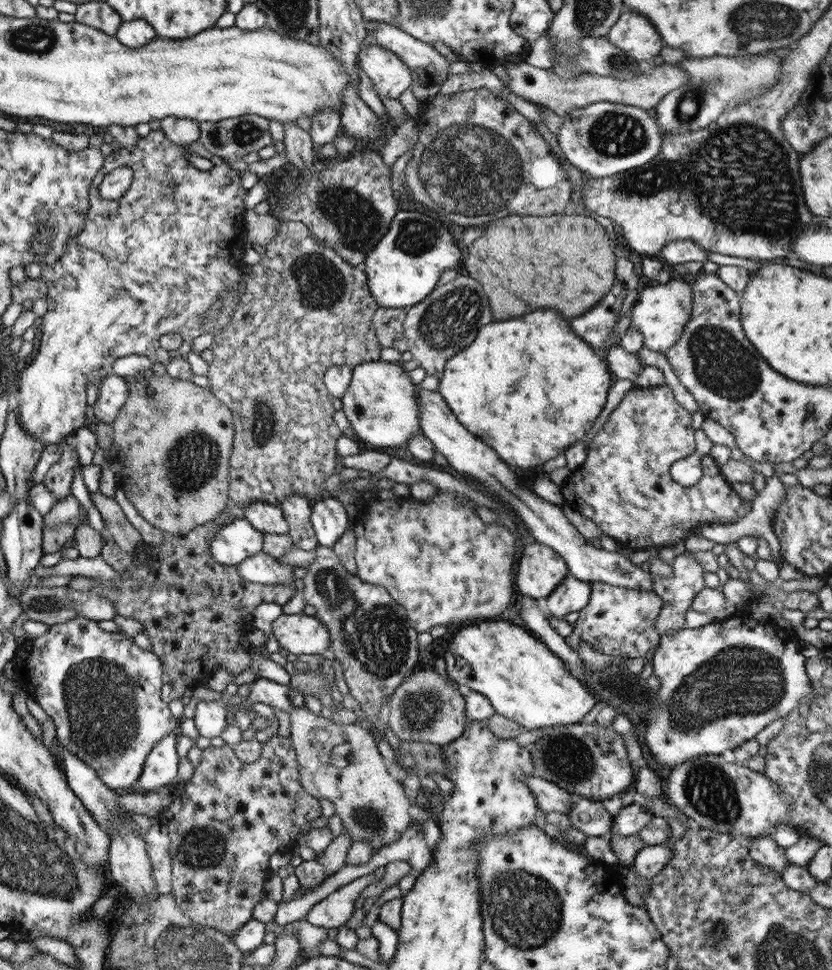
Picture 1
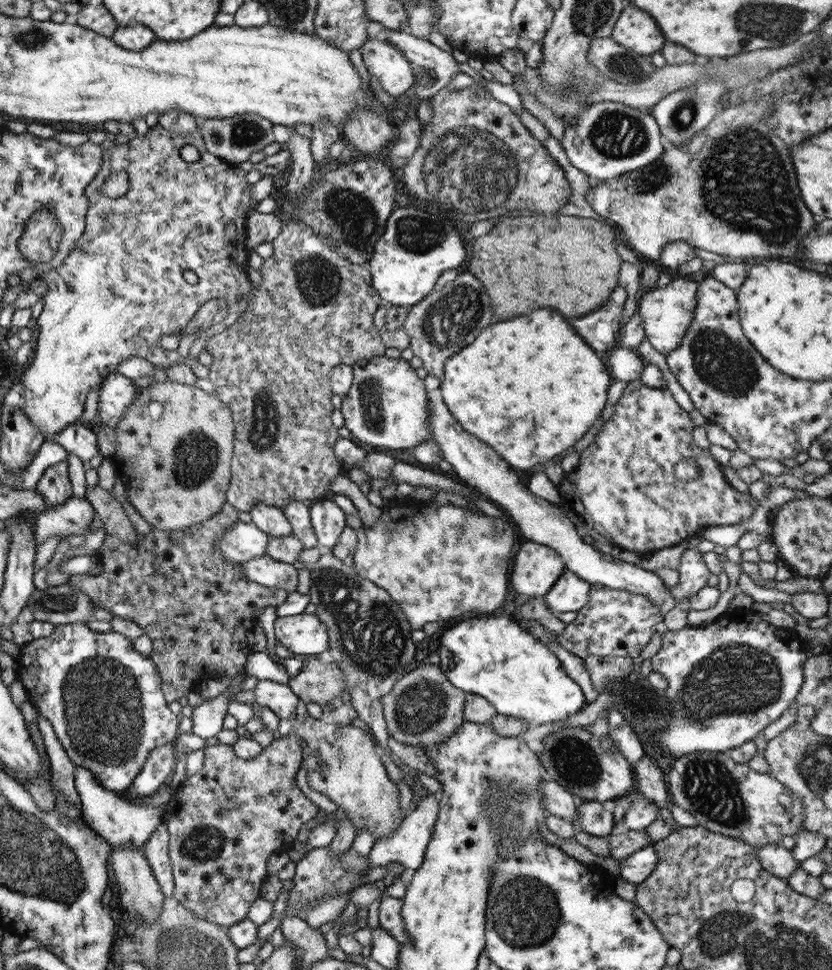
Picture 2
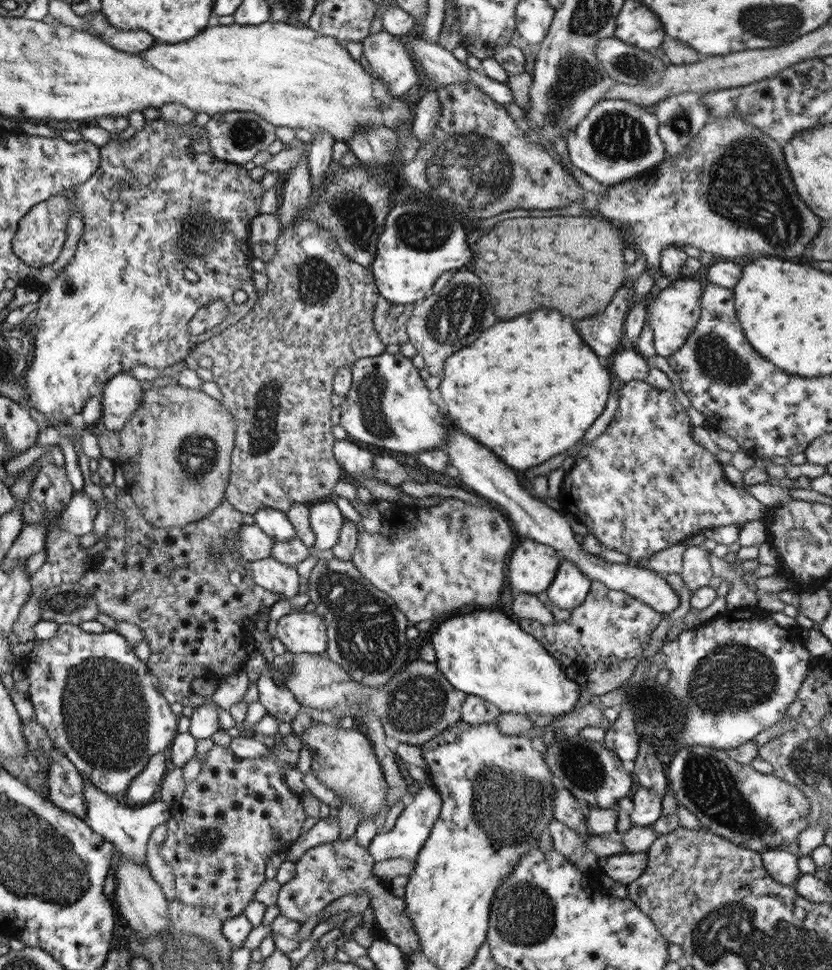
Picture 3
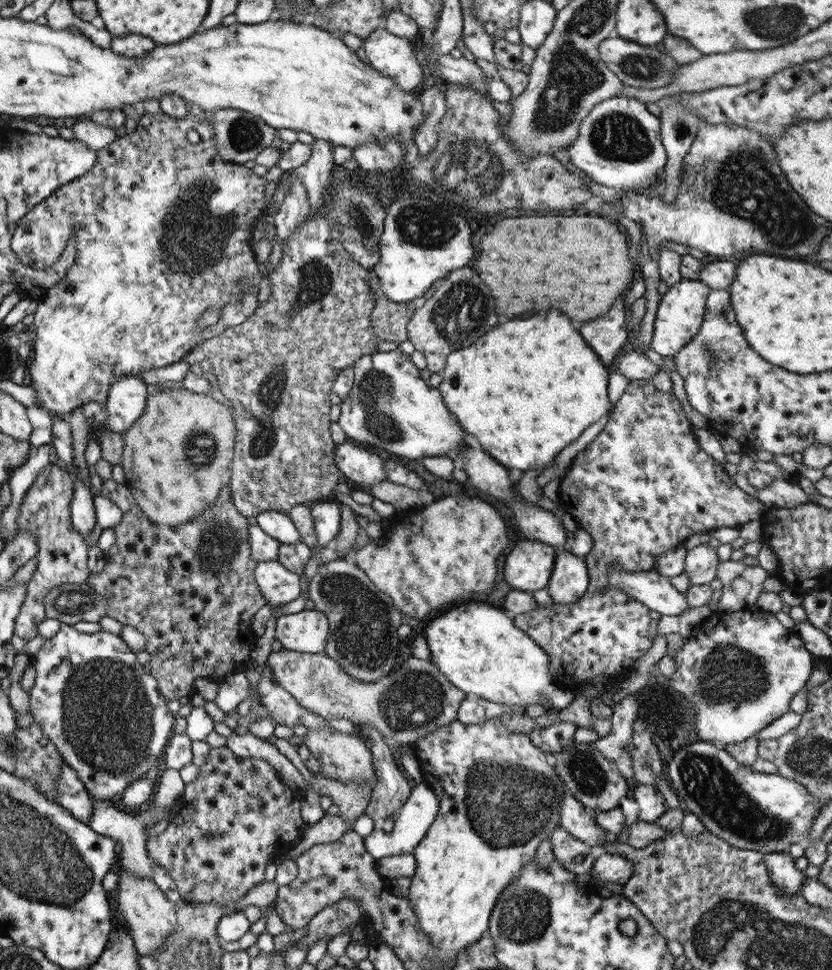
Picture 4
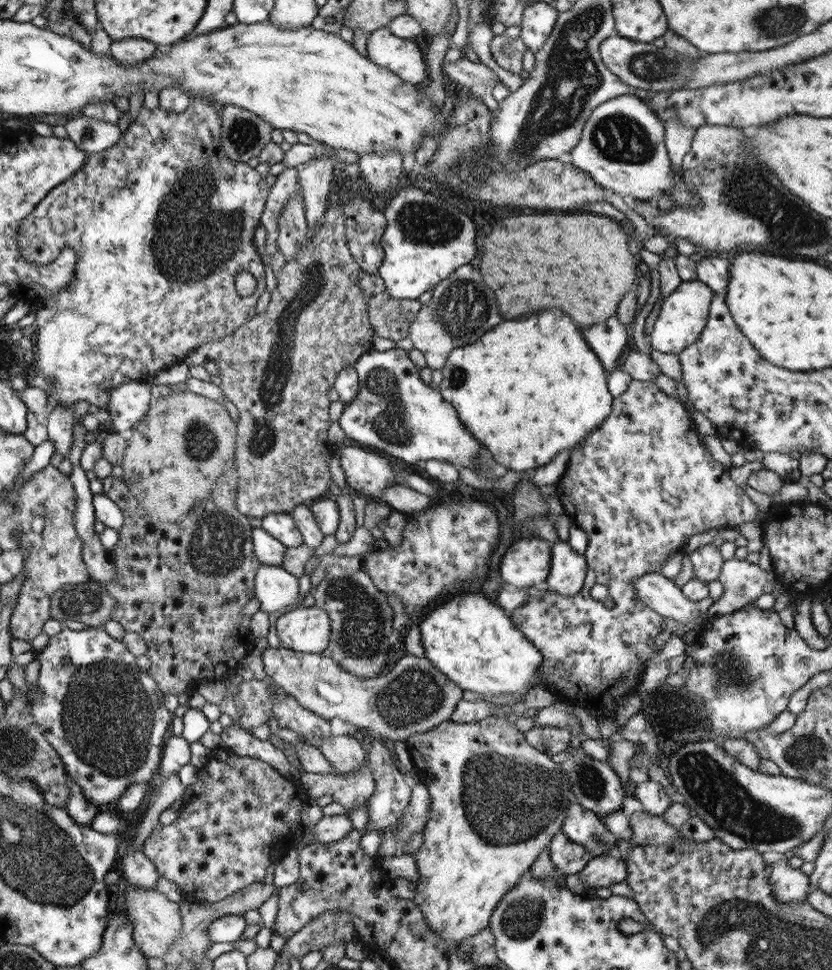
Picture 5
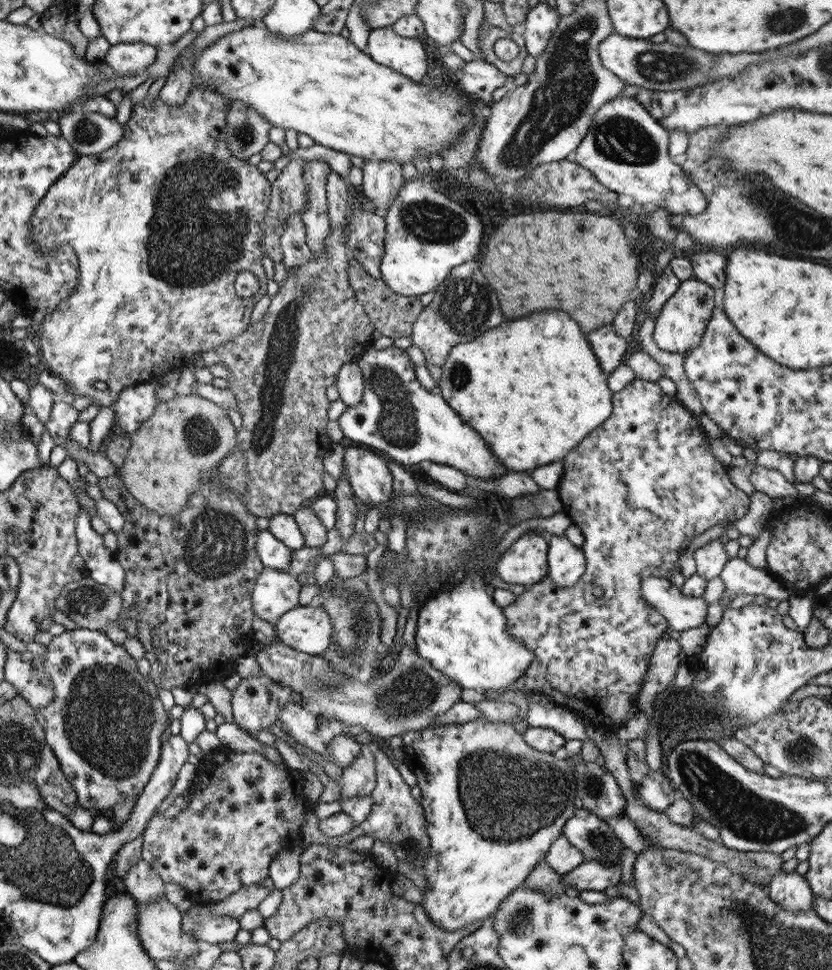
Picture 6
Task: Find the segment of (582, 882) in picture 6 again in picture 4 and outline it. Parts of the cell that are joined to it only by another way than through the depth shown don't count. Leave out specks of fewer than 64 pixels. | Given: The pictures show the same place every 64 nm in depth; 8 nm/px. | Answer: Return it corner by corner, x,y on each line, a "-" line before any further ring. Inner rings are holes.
598,852
595,859
591,871
587,872
591,877
591,886
595,879
623,886
634,874
632,863
621,855

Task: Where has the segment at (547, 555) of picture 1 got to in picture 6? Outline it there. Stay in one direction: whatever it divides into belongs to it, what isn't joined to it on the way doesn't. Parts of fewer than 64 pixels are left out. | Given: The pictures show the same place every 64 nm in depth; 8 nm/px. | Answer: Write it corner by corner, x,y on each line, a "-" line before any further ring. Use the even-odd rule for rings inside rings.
527,531
499,556
495,570
507,585
529,587
547,574
547,542

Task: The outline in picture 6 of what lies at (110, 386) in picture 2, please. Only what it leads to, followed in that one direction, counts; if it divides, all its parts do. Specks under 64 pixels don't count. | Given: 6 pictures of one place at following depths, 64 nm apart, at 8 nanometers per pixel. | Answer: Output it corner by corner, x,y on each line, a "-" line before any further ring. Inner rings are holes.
154,382
137,383
136,385
127,386
123,388
111,403
115,412
115,426
120,428
123,432
132,433
133,431
141,428
141,423
149,418
153,413
157,399
154,396
153,390
157,387

